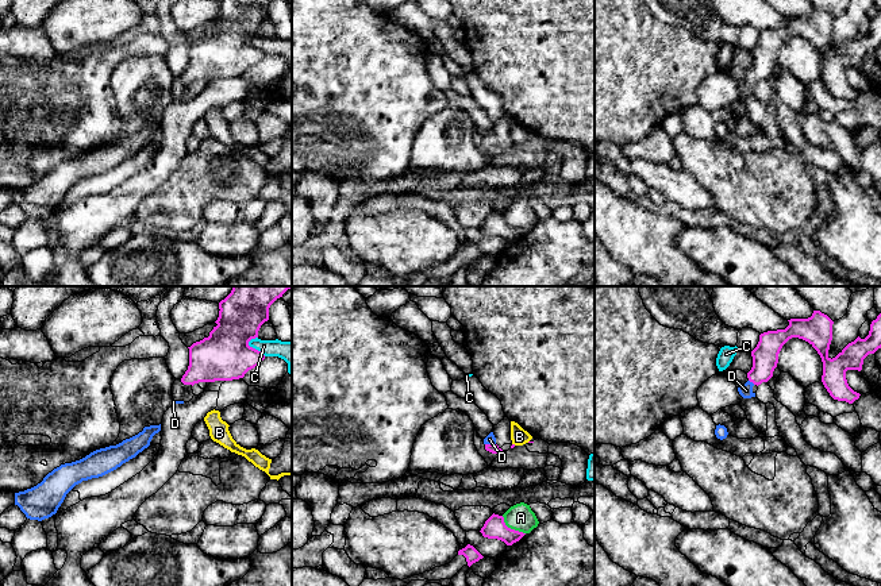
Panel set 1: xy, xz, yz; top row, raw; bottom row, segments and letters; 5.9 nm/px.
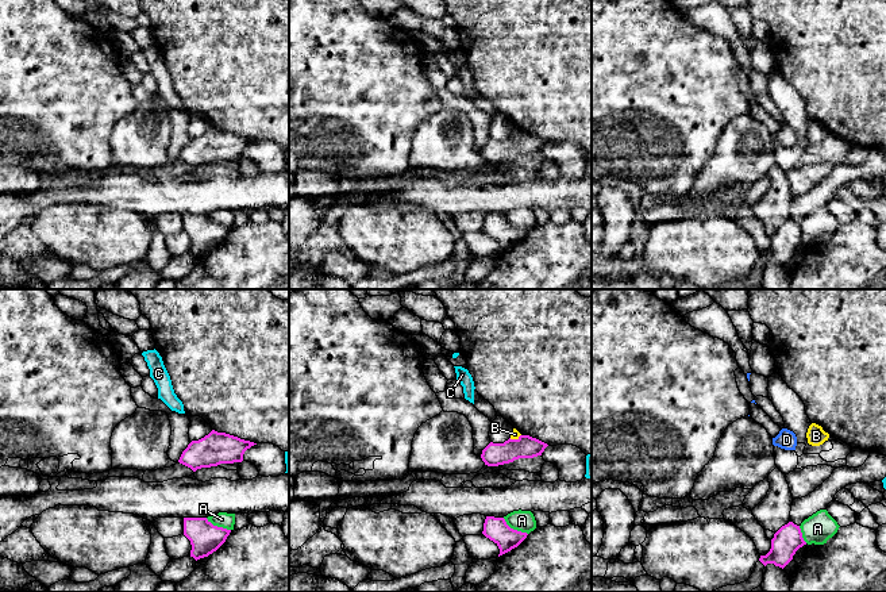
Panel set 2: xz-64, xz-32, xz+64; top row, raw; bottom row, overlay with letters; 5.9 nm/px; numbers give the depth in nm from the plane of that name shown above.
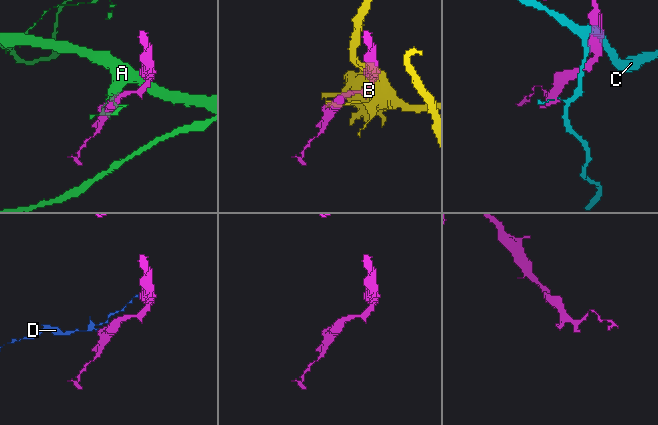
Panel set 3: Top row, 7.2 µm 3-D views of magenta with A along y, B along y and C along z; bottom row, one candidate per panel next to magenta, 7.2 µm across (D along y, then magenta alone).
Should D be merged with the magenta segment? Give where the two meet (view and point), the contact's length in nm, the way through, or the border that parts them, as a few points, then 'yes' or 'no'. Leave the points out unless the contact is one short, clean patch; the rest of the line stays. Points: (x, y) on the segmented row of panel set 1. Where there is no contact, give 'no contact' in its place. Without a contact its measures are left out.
meets magenta in xz at (491, 444); contact 60 nm long; runs through xz (493, 448), (491, 444), (489, 439); yes

